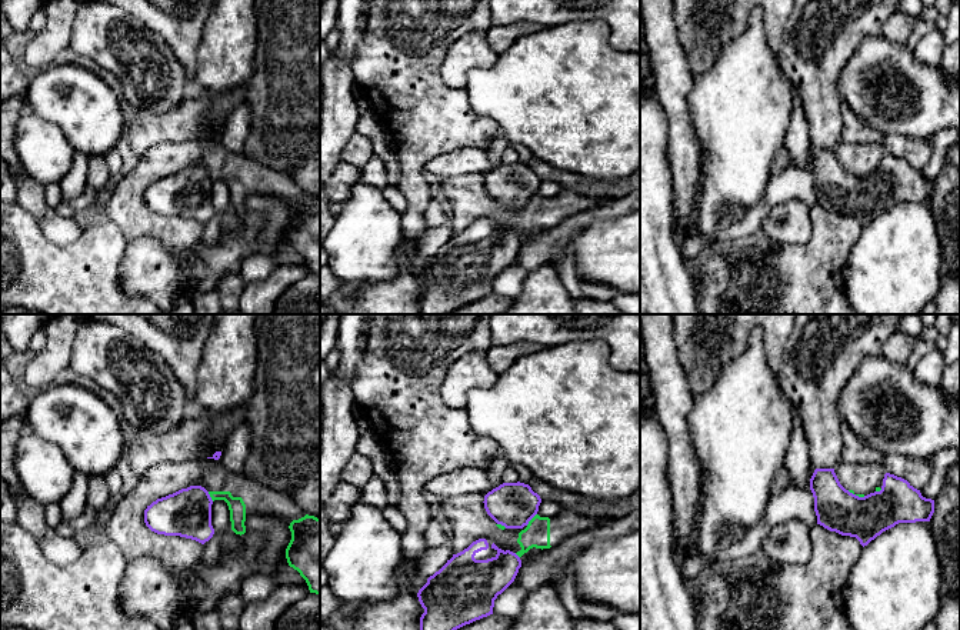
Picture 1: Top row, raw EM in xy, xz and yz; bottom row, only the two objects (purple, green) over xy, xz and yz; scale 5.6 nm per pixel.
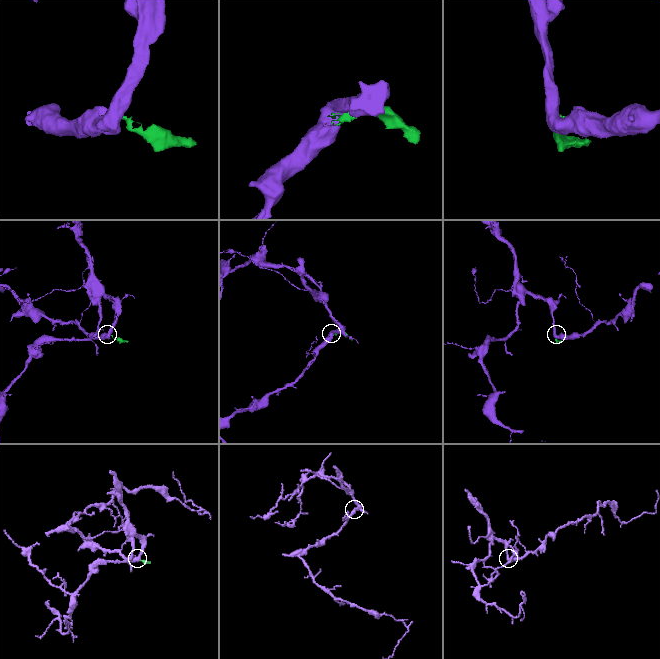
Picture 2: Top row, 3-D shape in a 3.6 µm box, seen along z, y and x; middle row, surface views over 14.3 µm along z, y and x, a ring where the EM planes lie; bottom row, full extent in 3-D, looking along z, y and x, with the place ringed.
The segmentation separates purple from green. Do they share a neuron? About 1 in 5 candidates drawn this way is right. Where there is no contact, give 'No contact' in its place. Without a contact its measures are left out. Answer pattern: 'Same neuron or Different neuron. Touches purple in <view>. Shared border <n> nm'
Different neuron. Touches purple in xz. Shared border 90 nm

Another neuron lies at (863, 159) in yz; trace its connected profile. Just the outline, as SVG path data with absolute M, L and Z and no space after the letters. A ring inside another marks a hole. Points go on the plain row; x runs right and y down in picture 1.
M840 140L834 146L834 153L846 170L864 177L881 170L886 150L881 143L854 144Z

